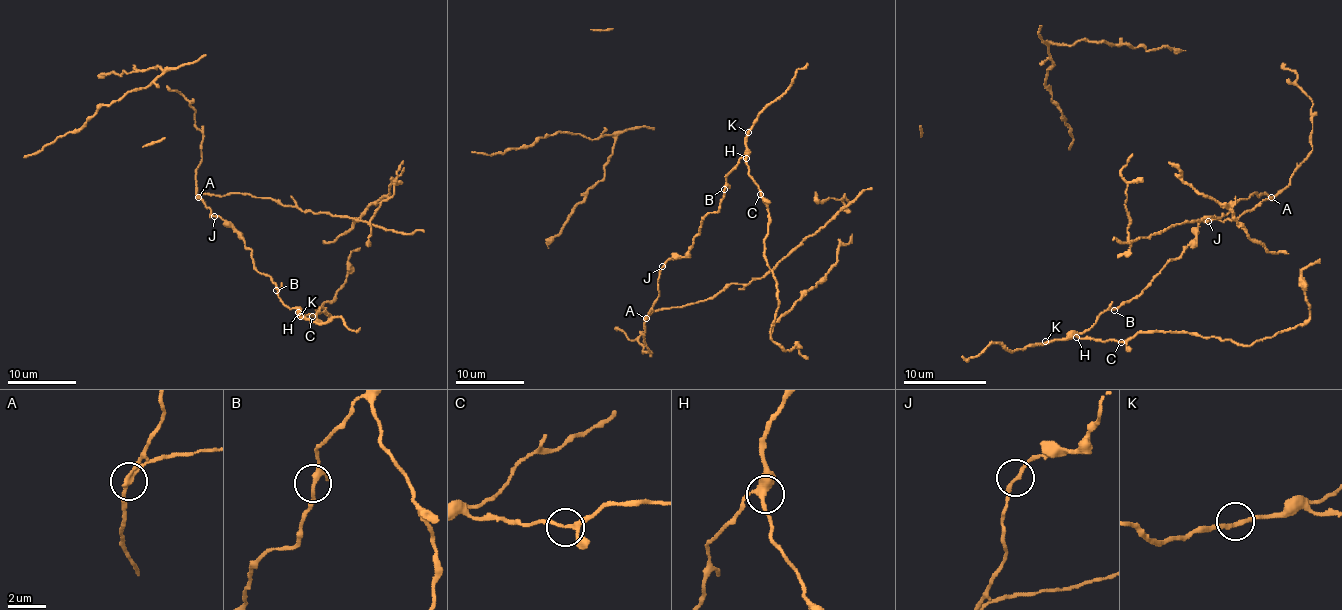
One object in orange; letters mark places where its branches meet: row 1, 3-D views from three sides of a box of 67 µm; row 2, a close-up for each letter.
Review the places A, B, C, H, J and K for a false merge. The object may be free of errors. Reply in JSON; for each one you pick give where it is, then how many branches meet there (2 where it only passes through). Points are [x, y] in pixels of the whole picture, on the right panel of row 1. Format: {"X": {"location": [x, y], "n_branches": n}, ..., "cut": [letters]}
{"A": {"location": [1271, 197], "n_branches": 3}, "cut": ["A"]}

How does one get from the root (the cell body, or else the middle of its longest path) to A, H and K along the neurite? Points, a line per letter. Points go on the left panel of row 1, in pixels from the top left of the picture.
A: (216, 216), (211, 216), (211, 211), (199, 197)
H: (216, 216), (243, 240), (250, 250), (254, 266), (271, 278), (279, 298), (298, 312)
K: (216, 216), (243, 240), (250, 250), (254, 266), (271, 278), (279, 298), (300, 316)

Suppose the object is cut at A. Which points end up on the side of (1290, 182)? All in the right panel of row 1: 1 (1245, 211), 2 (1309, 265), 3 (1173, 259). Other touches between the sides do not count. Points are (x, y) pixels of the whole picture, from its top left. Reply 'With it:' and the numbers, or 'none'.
With it: 1, 2, 3

